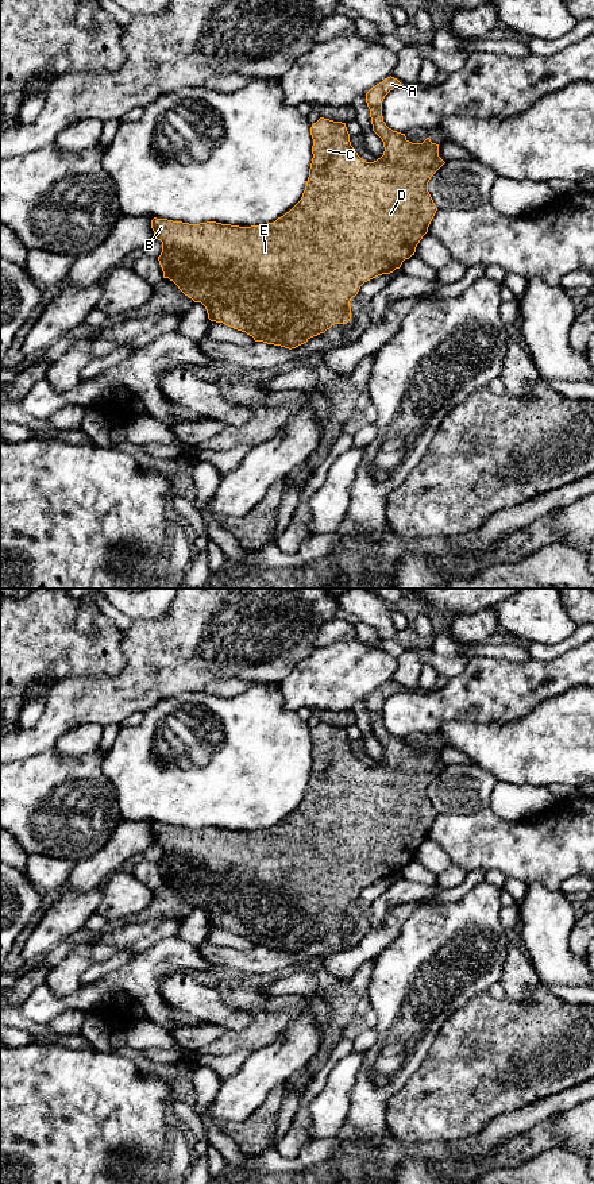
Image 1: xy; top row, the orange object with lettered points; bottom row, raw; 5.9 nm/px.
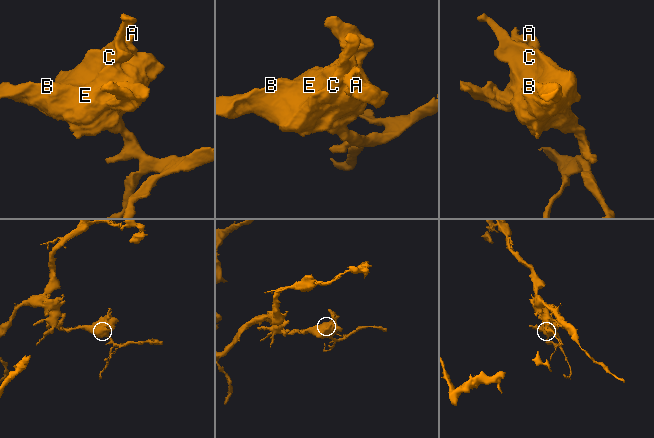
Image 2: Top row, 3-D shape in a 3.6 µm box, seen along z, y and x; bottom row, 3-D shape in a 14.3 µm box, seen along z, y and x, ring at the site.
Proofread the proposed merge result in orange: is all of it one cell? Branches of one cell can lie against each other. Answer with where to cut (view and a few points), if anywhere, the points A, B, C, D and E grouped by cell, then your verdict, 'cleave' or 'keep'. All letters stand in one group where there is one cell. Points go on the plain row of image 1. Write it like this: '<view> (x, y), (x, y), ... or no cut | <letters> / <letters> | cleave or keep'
no cut | A B C D E | keep

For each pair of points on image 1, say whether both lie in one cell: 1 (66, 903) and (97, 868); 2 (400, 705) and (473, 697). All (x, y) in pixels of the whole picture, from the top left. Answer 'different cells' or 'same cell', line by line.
1: different cells
2: same cell

